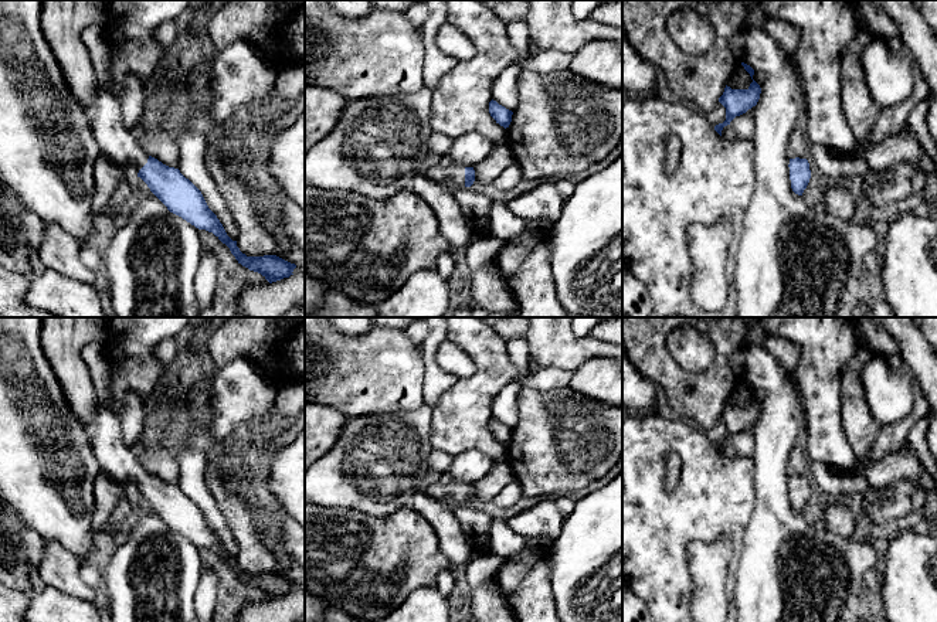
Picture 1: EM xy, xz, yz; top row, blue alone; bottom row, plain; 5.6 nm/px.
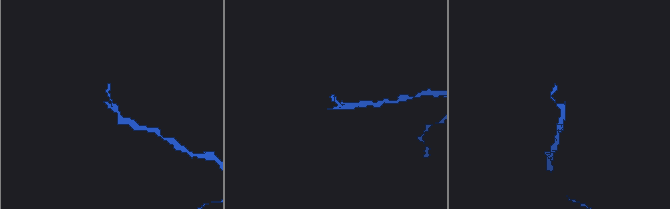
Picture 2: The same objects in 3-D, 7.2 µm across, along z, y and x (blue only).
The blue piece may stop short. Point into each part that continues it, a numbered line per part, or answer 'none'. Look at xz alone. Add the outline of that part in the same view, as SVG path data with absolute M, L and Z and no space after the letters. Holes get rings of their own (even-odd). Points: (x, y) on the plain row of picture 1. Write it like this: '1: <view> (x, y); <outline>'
1: xz (452, 493); M454 480L447 485L435 483L428 487L424 487L422 492L427 496L441 503L447 503L452 507L465 504L465 485L464 483L456 483Z

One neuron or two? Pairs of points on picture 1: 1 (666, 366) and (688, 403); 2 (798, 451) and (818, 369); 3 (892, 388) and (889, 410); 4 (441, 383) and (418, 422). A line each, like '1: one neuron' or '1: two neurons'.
1: one neuron
2: two neurons
3: one neuron
4: two neurons

